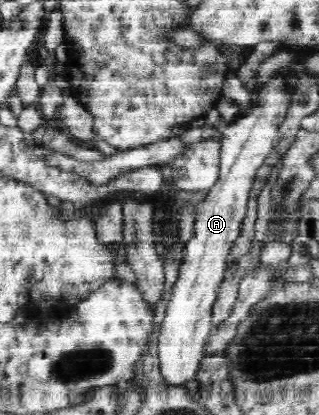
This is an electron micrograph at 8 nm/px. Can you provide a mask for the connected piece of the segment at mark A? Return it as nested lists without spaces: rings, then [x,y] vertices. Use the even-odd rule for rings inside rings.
[[[278,70],[261,86],[256,105],[250,109],[250,113],[246,113],[246,117],[237,117],[234,125],[222,121],[214,126],[224,136],[219,155],[220,175],[204,200],[196,206],[193,236],[185,243],[179,275],[173,283],[167,310],[159,326],[158,363],[166,384],[182,386],[194,380],[202,358],[208,355],[205,353],[205,343],[213,326],[213,303],[228,267],[228,254],[236,238],[240,237],[256,171],[281,137],[279,126],[287,119],[292,95],[282,71]]]

